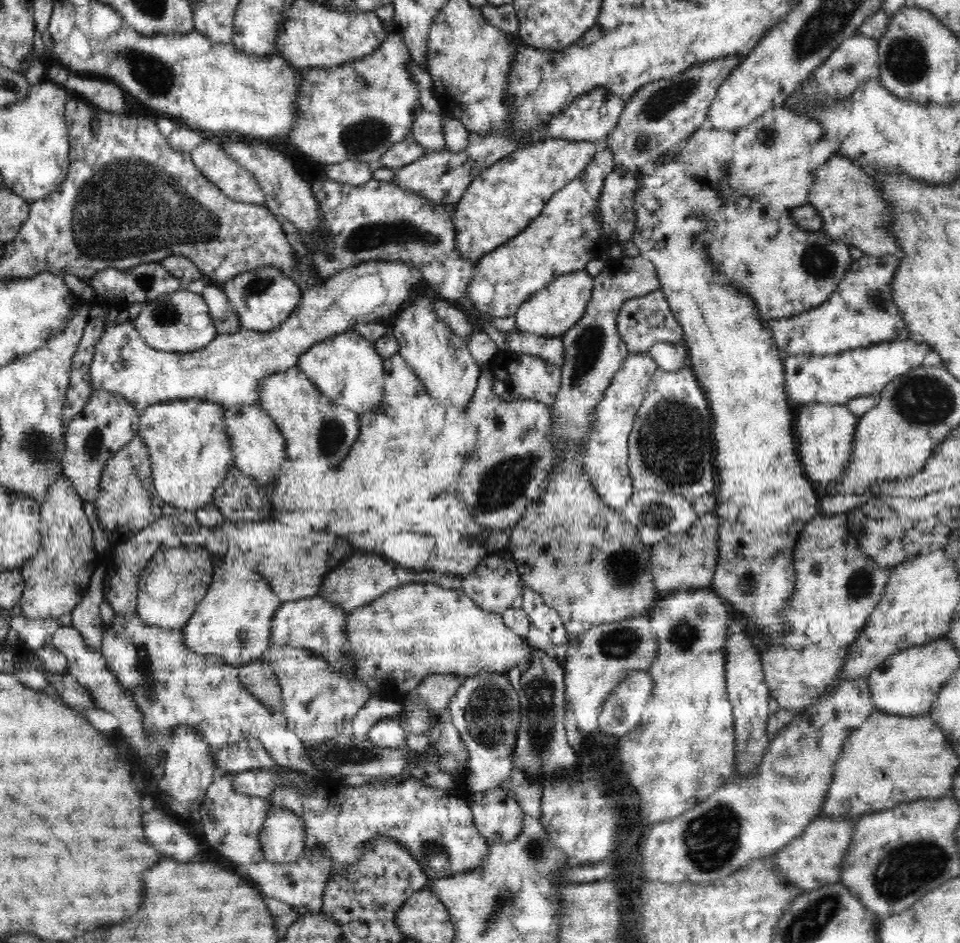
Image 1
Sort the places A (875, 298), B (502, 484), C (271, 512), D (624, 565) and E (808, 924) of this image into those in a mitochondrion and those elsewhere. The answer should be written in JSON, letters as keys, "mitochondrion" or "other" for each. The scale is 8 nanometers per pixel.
{"A":"mitochondrion","B":"mitochondrion","C":"other","D":"mitochondrion","E":"mitochondrion"}

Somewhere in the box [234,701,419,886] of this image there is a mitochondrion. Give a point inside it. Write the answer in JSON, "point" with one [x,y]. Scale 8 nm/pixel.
{"point":[331,757]}

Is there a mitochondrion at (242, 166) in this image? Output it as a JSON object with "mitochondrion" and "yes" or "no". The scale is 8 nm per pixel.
{"mitochondrion":"no"}

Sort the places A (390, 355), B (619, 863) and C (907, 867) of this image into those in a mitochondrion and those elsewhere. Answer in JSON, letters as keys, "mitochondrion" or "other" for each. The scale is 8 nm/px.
{"A":"other","B":"other","C":"mitochondrion"}

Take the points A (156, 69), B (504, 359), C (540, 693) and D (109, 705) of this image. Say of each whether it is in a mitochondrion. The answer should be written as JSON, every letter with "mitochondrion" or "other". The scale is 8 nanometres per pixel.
{"A":"mitochondrion","B":"other","C":"mitochondrion","D":"other"}

